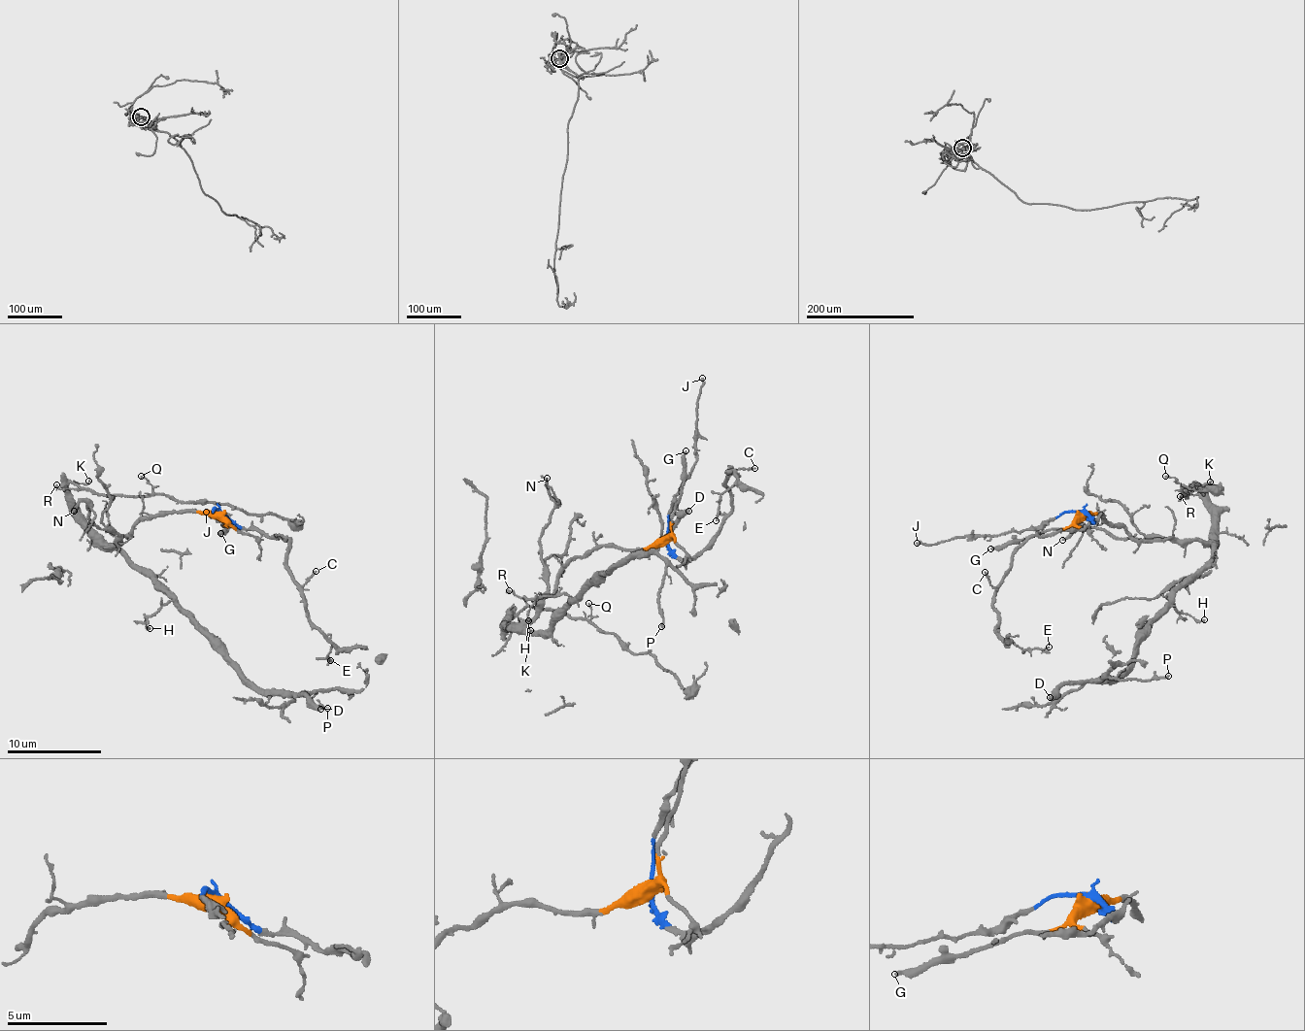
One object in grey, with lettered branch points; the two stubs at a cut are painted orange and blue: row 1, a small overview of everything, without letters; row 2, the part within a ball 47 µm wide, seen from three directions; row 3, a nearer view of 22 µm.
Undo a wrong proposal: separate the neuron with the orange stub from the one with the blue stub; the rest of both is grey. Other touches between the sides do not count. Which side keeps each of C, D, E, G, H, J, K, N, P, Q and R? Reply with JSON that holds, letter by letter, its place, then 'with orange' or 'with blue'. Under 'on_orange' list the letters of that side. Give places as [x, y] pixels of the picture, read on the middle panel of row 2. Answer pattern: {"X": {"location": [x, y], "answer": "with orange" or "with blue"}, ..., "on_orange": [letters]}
{"C": {"location": [754, 468], "answer": "with blue"}, "D": {"location": [688, 511], "answer": "with orange"}, "E": {"location": [716, 520], "answer": "with blue"}, "G": {"location": [685, 450], "answer": "with orange"}, "H": {"location": [528, 620], "answer": "with orange"}, "J": {"location": [702, 378], "answer": "with blue"}, "K": {"location": [530, 630], "answer": "with orange"}, "N": {"location": [547, 478], "answer": "with orange"}, "P": {"location": [661, 626], "answer": "with orange"}, "Q": {"location": [588, 603], "answer": "with orange"}, "R": {"location": [509, 590], "answer": "with orange"}, "on_orange": ["D", "G", "H", "K", "N", "P", "Q", "R"]}

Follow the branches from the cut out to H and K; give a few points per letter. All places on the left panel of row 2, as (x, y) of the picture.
H: (219, 512), (142, 517), (129, 537), (115, 545), (154, 577), (173, 601), (150, 616), (145, 623), (150, 627)
K: (219, 512), (142, 517), (122, 540), (106, 545), (73, 503), (68, 485), (73, 481), (84, 483), (88, 480)

